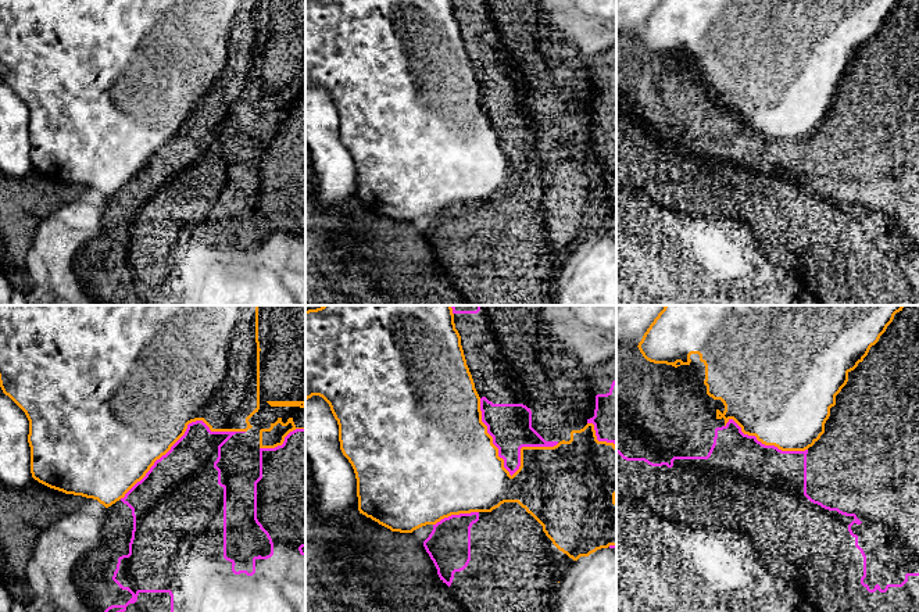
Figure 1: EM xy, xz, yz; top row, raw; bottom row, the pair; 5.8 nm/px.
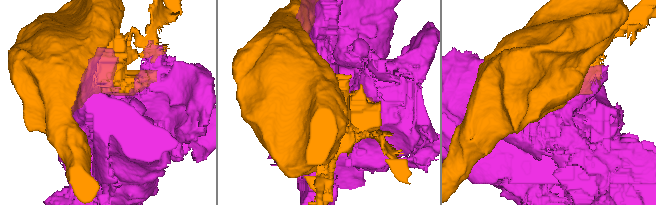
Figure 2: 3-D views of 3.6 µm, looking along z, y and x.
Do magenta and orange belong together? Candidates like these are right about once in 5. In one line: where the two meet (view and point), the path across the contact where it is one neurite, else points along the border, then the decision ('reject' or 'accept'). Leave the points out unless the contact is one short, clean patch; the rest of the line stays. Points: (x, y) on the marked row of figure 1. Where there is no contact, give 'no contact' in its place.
xz (506, 468) | reject

